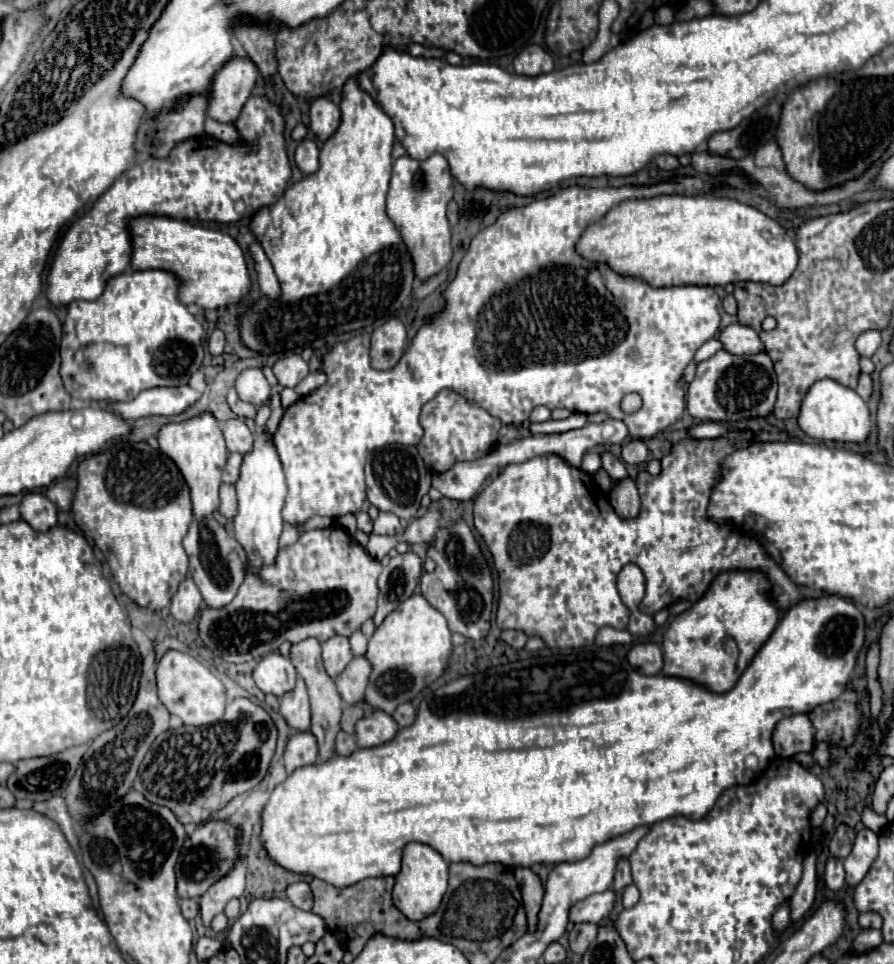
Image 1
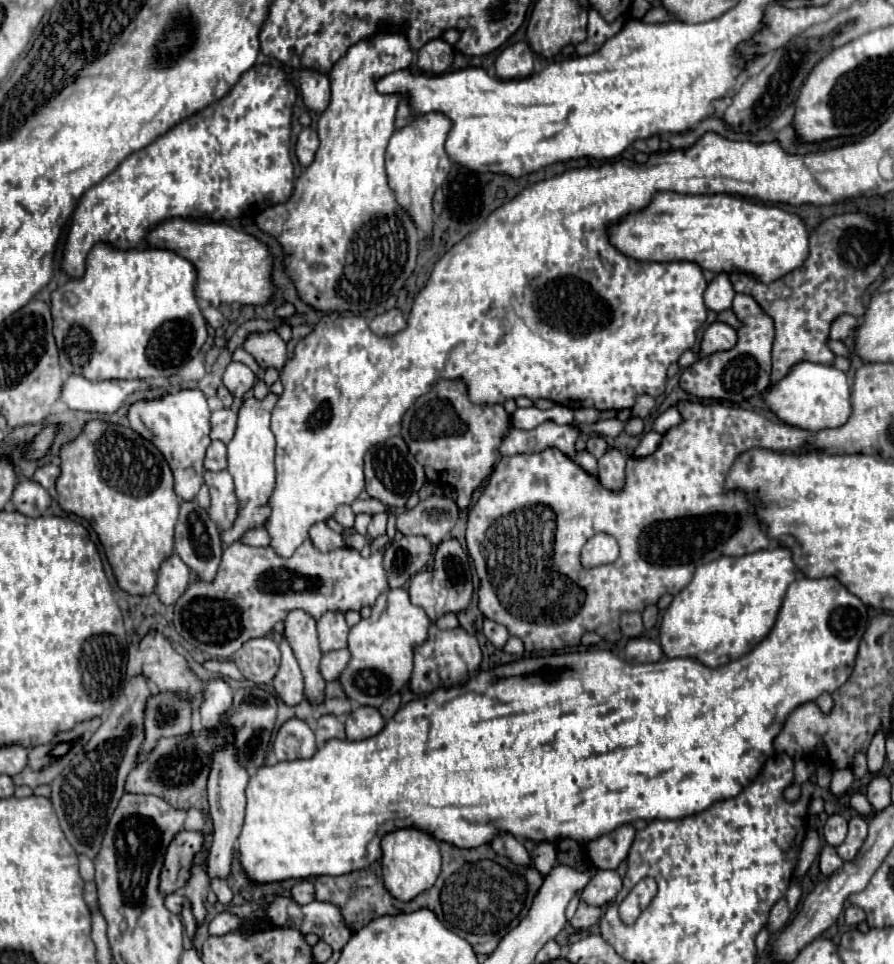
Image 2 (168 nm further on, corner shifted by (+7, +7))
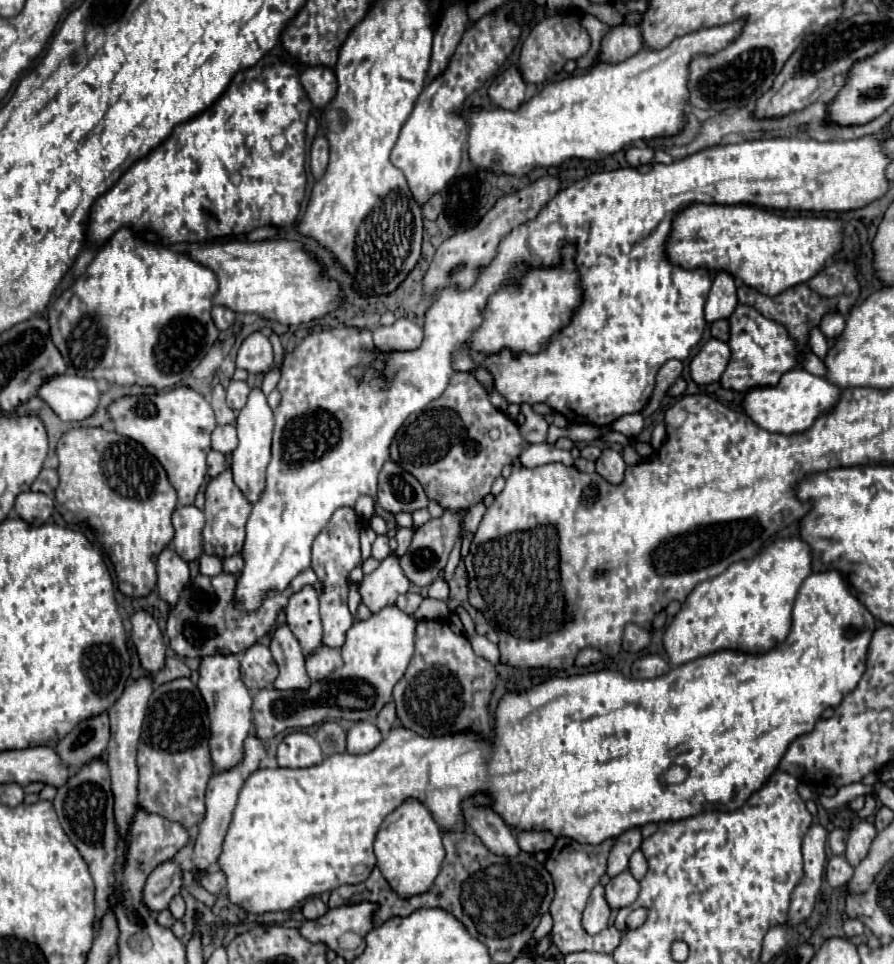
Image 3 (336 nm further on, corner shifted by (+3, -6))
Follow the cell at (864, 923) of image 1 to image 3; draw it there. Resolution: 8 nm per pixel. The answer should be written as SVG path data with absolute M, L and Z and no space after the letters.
M847 918L845 924L843 924L843 930L845 930L845 934L847 934L849 938L863 934L863 928L865 928L865 926L863 926L859 920L855 920L855 918Z

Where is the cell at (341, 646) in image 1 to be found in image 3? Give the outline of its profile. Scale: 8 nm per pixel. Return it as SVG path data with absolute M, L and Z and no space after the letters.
M339 508L327 522L327 526L317 534L311 546L311 568L317 578L323 582L323 590L319 592L321 602L321 620L323 620L323 644L331 648L339 648L345 642L345 632L351 628L353 618L347 608L347 592L349 592L349 572L355 566L363 564L361 546L359 546L361 518L353 508Z

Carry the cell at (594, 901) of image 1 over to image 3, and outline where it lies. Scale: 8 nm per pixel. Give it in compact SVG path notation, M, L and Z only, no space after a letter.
M629 870L611 878L611 882L605 886L605 898L611 908L631 906L637 900L637 896L639 896L639 882L633 878Z

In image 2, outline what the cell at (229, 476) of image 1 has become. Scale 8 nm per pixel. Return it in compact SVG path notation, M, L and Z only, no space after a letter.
M213 441L211 447L207 449L205 469L209 469L209 471L223 471L225 467L227 467L227 451L225 451L225 443Z

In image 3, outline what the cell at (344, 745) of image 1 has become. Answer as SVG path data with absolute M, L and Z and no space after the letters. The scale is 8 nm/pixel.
M323 722L315 738L321 744L321 750L325 756L345 752L345 730L337 722Z

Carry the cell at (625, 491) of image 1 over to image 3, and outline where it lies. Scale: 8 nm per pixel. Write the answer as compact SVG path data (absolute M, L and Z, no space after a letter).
M605 448L605 450L601 452L601 456L597 458L595 464L597 464L597 472L599 472L607 482L611 482L611 484L623 482L623 474L625 474L627 464L625 464L625 460L621 458L619 452L615 452L615 450L611 450L611 448Z

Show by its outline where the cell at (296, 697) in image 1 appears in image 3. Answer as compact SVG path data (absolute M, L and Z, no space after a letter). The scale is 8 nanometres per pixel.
M279 624L271 632L271 644L269 650L273 654L273 660L279 668L279 676L275 678L277 690L297 690L297 688L309 688L311 680L305 672L305 656L299 646L299 640L289 630L287 624Z

